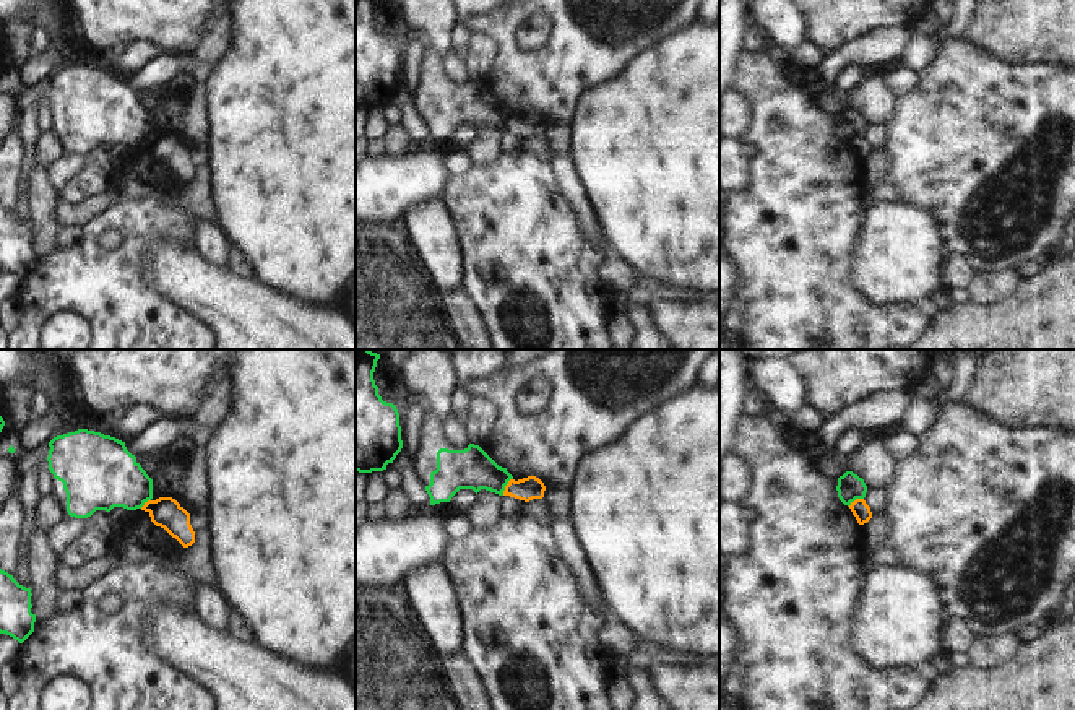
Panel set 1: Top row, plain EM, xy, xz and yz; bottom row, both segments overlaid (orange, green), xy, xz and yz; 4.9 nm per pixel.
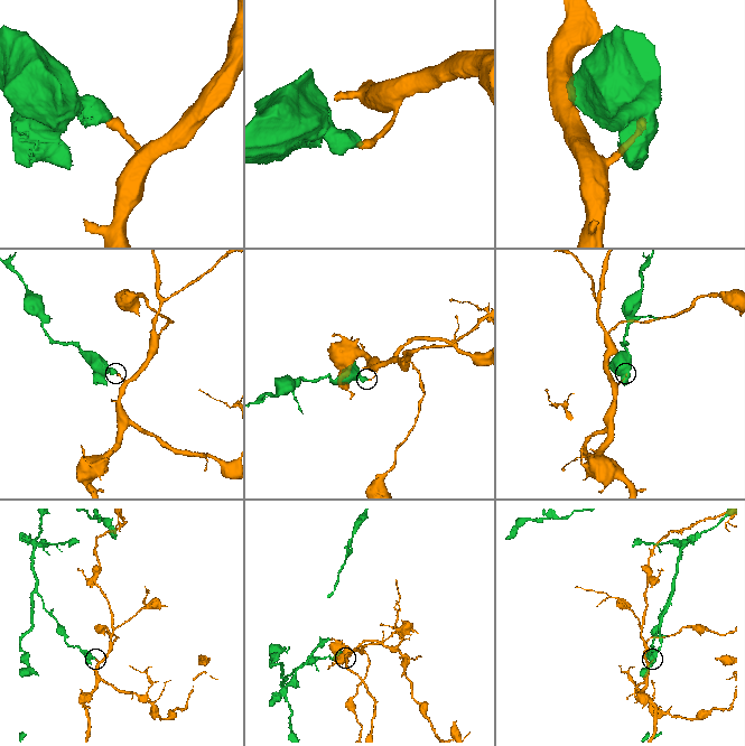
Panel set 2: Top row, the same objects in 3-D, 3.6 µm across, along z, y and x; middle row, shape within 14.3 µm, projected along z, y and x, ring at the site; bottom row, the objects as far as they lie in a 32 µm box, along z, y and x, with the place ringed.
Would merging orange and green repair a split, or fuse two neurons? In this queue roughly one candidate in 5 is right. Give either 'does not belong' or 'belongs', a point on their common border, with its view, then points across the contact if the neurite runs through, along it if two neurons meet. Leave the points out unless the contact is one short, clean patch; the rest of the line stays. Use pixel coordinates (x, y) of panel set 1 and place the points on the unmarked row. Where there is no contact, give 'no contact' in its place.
does not belong | xz (505, 122) | along xz (512, 114), (502, 130)

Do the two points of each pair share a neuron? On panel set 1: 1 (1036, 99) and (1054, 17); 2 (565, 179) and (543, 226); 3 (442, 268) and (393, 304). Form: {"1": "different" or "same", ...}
{"1": "different", "2": "different", "3": "different"}

